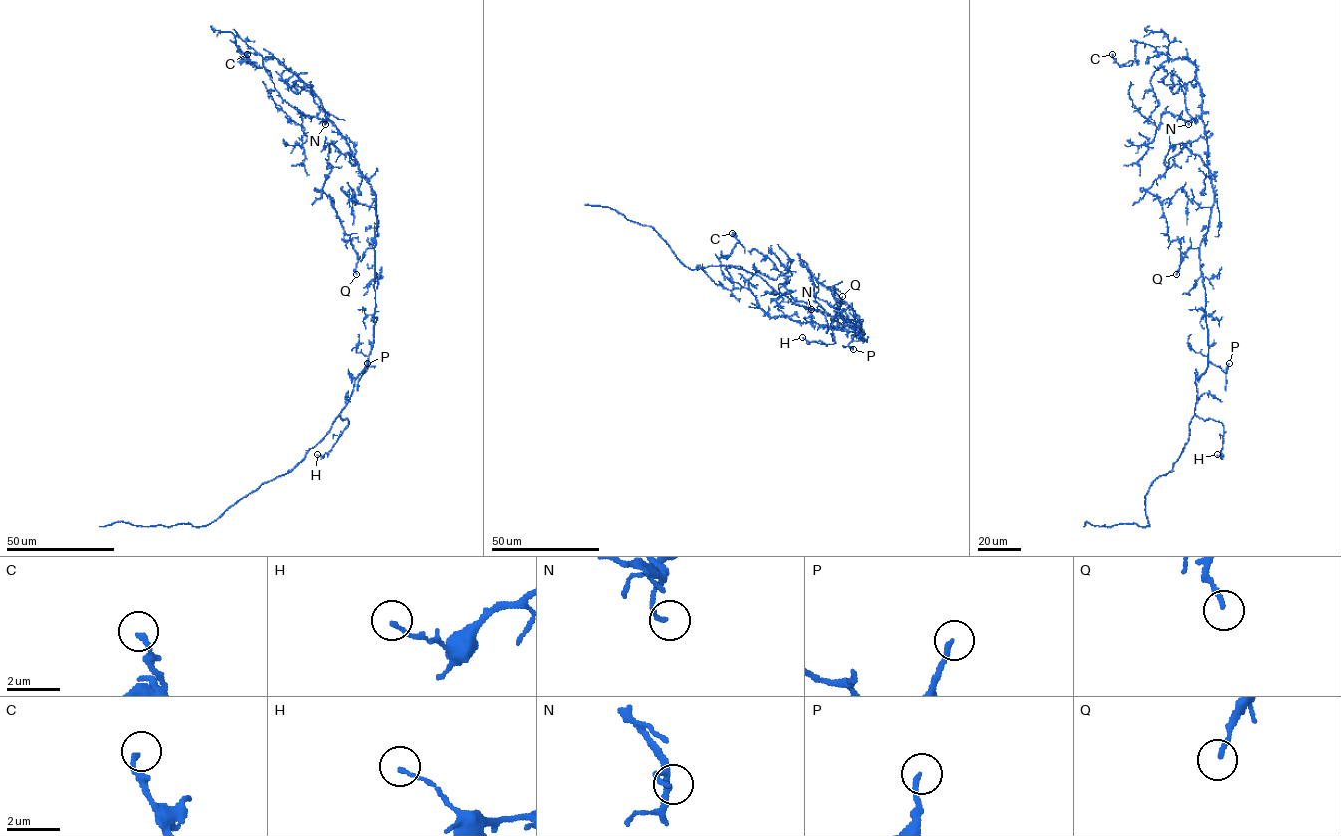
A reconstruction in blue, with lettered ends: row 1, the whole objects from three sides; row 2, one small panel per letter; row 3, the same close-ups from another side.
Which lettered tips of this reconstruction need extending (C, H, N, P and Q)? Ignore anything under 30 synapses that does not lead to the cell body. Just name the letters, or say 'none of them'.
none of them

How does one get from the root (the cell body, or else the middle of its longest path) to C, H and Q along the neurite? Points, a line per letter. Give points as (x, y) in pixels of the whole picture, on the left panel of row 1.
C: (374, 317), (375, 193), (318, 97), (274, 57), (266, 60), (243, 53), (234, 42), (253, 66), (247, 54)
H: (374, 317), (368, 361), (355, 379), (349, 401), (340, 414), (349, 423), (330, 451), (322, 456), (317, 454)
Q: (374, 317), (375, 193), (349, 155), (330, 143), (331, 170), (322, 189), (356, 253), (356, 274)

